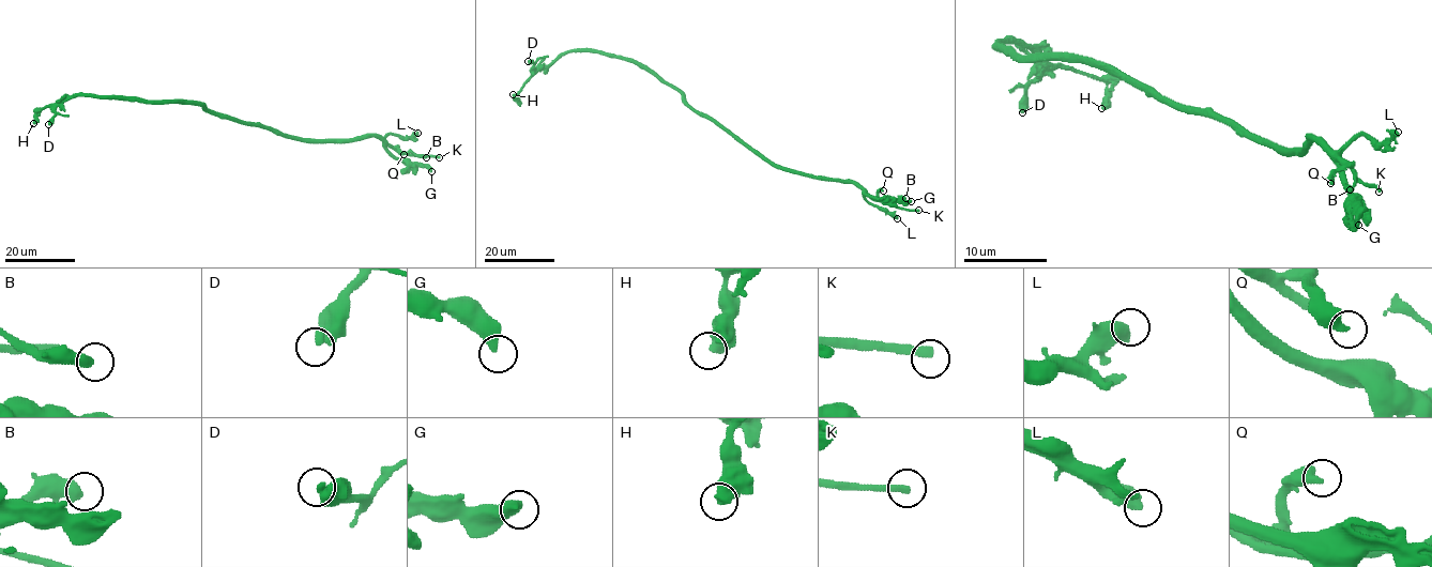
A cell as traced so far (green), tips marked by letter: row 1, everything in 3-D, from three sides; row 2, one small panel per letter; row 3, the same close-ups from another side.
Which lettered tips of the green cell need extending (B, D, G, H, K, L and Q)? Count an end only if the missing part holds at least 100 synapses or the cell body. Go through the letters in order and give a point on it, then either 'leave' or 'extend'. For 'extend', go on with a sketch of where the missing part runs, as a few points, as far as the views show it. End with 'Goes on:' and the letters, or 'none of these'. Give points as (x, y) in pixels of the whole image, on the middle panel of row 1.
B: at (905, 198); leave
D: at (528, 61); leave
G: at (911, 201); leave
H: at (513, 94); leave
K: at (918, 210); extend
L: at (897, 218); leave
Q: at (883, 190); leave
Goes on: K

